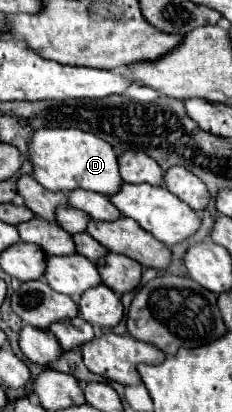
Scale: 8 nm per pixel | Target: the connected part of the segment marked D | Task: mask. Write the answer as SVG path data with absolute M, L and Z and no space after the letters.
M40 128L32 132L28 138L28 160L32 164L32 176L48 190L70 192L84 188L110 196L112 192L116 194L122 184L114 148L80 128Z

